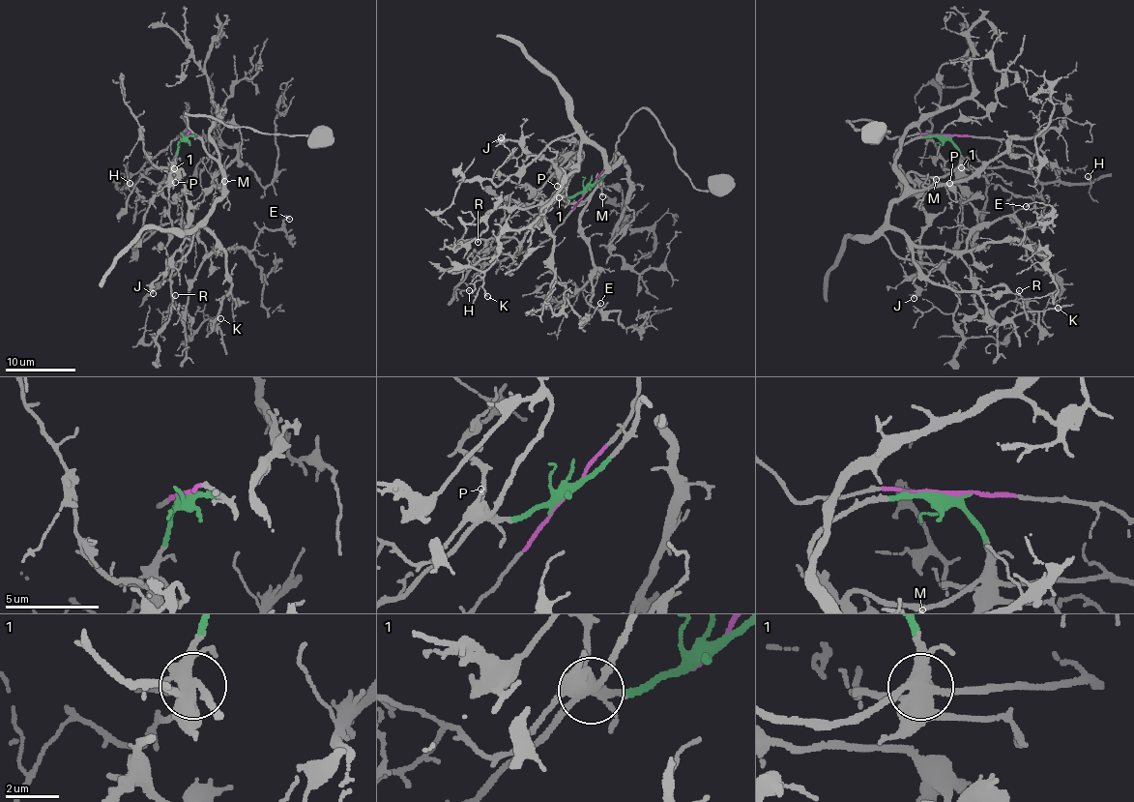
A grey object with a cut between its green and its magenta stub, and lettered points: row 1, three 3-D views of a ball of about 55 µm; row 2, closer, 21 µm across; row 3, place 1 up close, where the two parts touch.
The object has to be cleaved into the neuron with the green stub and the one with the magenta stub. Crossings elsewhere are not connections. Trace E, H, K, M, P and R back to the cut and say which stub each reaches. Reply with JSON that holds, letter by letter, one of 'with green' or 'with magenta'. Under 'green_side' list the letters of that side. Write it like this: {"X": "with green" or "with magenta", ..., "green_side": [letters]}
{"E": "with green", "H": "with magenta", "K": "with green", "M": "with green", "P": "with green", "R": "with green", "green_side": ["E", "K", "M", "P", "R"]}

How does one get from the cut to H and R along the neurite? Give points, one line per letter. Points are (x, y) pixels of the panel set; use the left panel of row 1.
H: (185, 135), (170, 141), (162, 151), (142, 165), (128, 180), (126, 188), (119, 189), (130, 182)
R: (185, 135), (198, 135), (220, 165), (224, 192), (204, 221), (217, 241), (197, 272), (186, 313), (175, 294)

